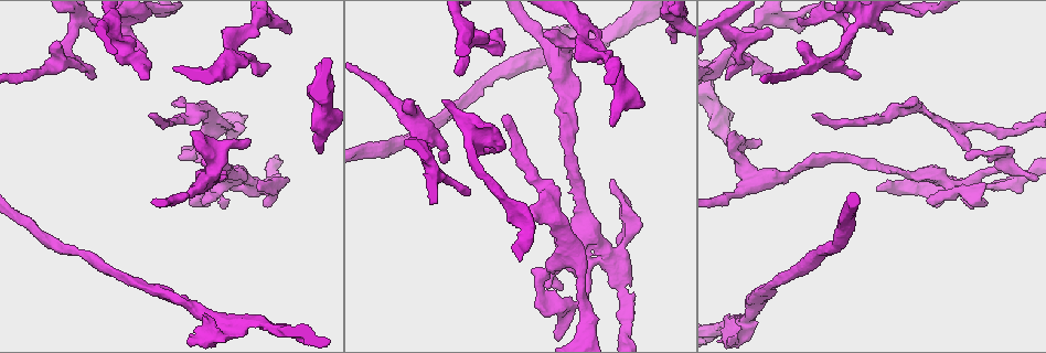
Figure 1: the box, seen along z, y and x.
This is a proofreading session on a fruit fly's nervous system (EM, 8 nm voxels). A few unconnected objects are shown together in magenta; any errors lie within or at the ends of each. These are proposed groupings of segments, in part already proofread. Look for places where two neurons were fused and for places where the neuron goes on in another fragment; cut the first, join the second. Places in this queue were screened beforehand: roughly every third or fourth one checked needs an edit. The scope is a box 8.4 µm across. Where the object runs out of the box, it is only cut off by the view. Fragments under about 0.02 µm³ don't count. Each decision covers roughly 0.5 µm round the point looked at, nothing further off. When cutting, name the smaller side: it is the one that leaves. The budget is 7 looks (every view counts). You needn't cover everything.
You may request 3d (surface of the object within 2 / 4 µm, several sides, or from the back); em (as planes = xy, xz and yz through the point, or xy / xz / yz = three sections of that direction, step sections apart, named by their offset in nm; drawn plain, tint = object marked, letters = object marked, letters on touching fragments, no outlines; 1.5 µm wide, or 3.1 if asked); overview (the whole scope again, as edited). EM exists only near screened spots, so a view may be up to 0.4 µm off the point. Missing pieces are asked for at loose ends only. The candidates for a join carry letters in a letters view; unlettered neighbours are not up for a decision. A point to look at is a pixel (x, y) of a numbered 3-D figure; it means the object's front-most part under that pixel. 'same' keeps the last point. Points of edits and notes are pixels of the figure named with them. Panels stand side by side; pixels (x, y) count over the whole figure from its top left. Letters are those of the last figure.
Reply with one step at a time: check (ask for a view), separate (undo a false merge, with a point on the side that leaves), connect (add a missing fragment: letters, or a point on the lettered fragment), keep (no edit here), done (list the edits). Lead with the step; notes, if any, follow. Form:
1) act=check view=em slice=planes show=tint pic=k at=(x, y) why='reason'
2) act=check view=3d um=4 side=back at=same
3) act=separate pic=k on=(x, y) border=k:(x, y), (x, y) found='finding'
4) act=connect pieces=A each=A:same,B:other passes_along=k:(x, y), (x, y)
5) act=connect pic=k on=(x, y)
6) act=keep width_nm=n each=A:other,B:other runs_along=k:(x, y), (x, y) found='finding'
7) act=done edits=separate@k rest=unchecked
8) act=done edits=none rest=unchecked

act=check view=em slice=xz step=8 show=tint pic=1 at=(442, 99) why='branch stops here'

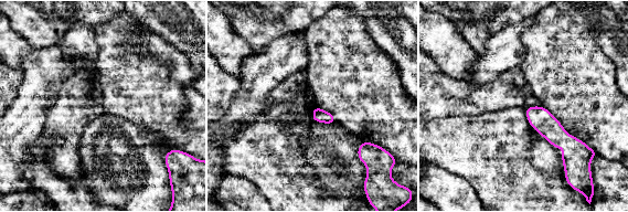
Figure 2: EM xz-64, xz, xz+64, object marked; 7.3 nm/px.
act=check view=em slice=planes show=letters at=same why='cut it another way'

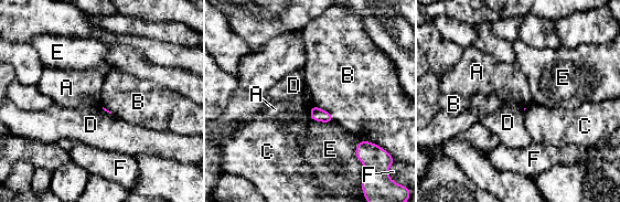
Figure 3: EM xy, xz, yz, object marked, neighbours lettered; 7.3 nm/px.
act=keep longest_contact=B:200nm each=A:other,B:other,C:other,D:other,E:other,F:other found='no lettered fragment goes on from it'

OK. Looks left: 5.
act=check view=em slice=xz step=8 show=plain pic=1 at=(889, 33) why='branch stops here'

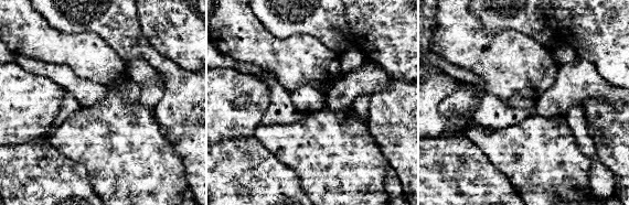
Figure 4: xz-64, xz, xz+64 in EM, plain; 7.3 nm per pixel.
act=check view=em slice=xz step=8 show=letters at=same why='see the neighbours'

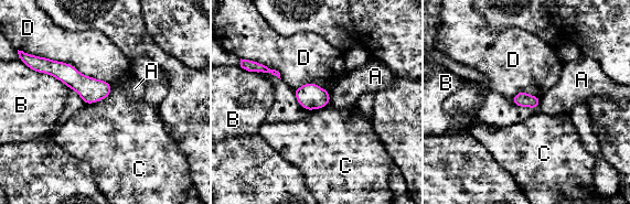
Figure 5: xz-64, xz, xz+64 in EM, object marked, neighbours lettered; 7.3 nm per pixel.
act=keep each=A:other,B:other,C:other,D:other border=5:(44, 56), (109, 84) found='none of them fits'

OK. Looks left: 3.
act=check view=em slice=yz step=4 show=tint pic=1 at=(321, 153)

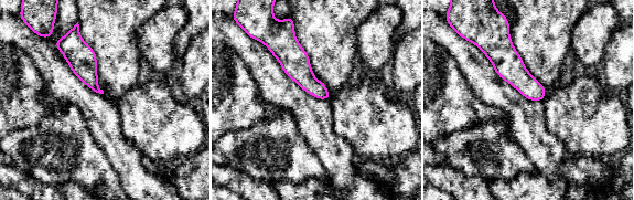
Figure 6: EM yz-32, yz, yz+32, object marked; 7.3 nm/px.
act=check view=em slice=planes show=letters at=same why='cut it another way'

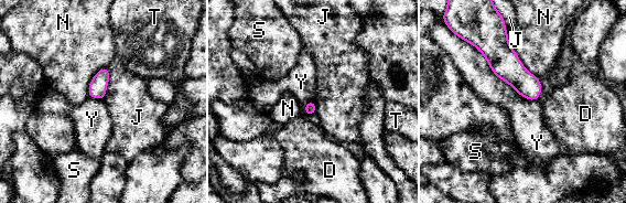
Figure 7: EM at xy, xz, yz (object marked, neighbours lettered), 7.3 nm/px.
act=keep each=D:other,J:other,N:other,S:other,T:other,Y:other border=7:(473, 44), (498, 77), (537, 100) found='no lettered fragment goes on from it'

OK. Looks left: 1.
act=done edits=none rest=unchecked

